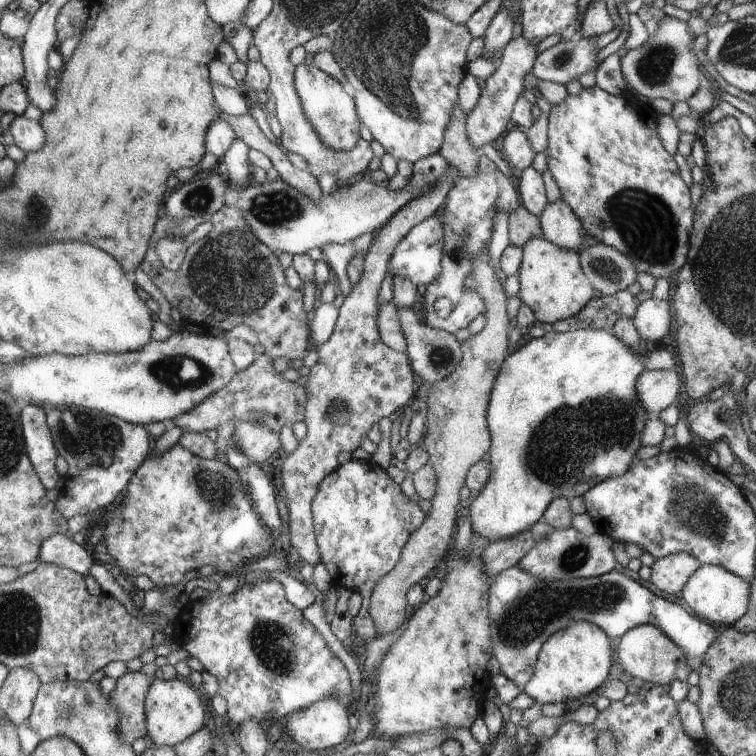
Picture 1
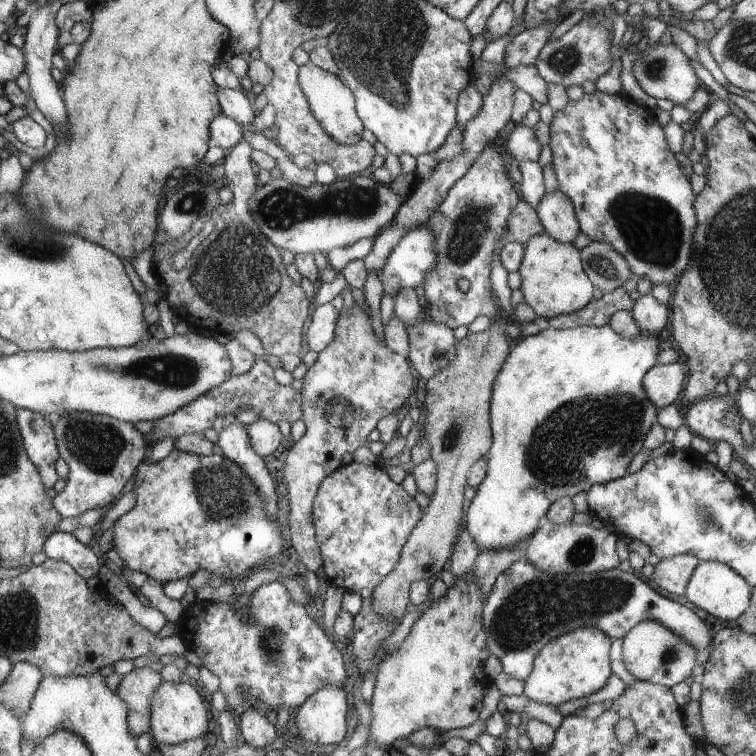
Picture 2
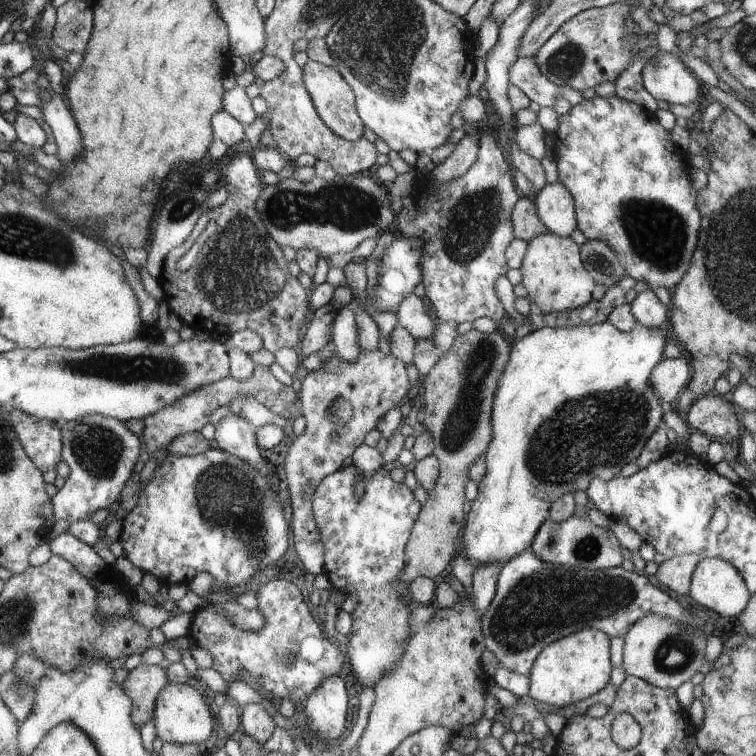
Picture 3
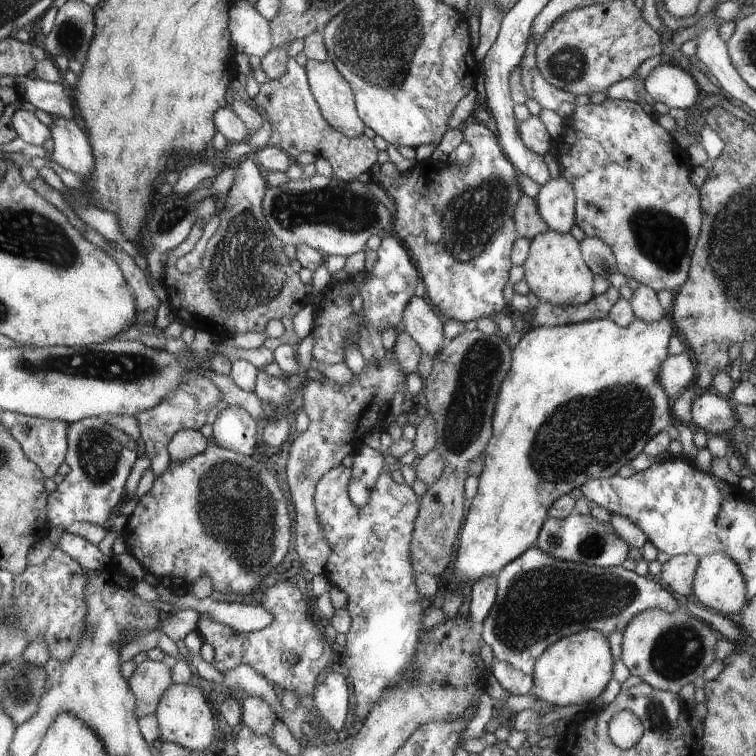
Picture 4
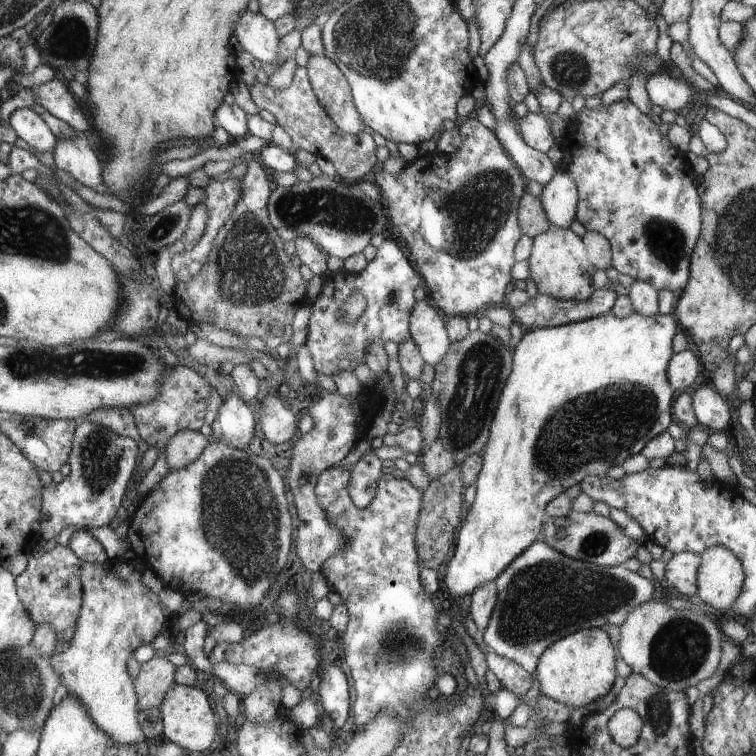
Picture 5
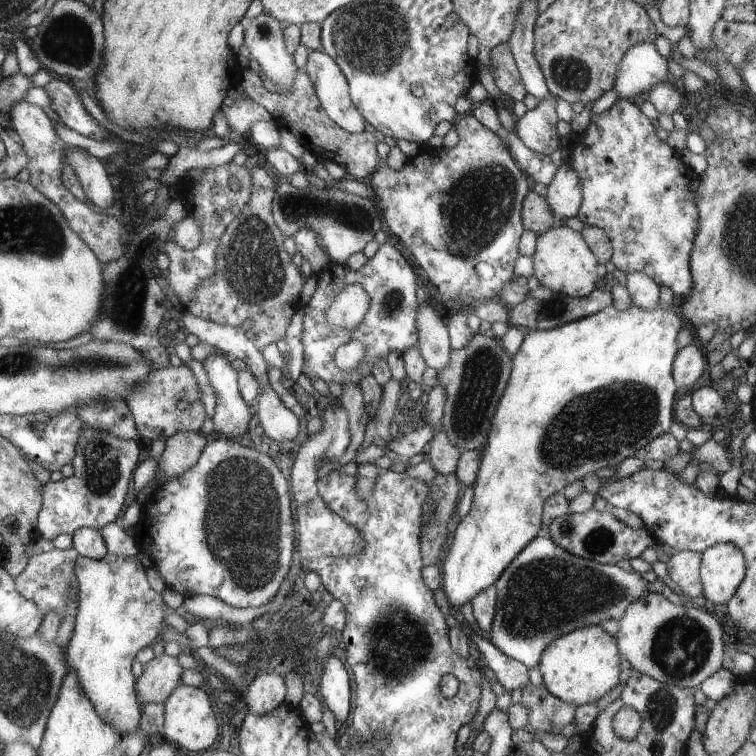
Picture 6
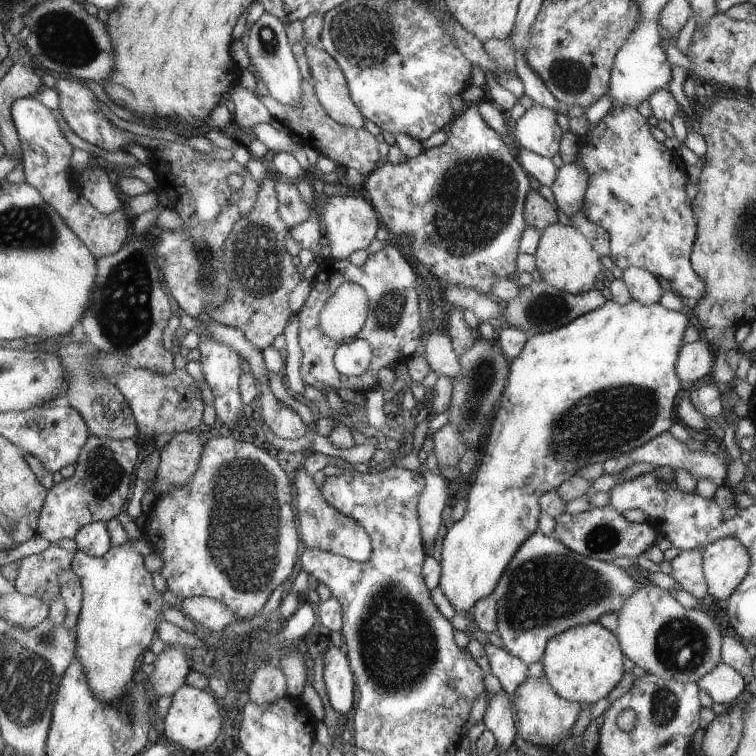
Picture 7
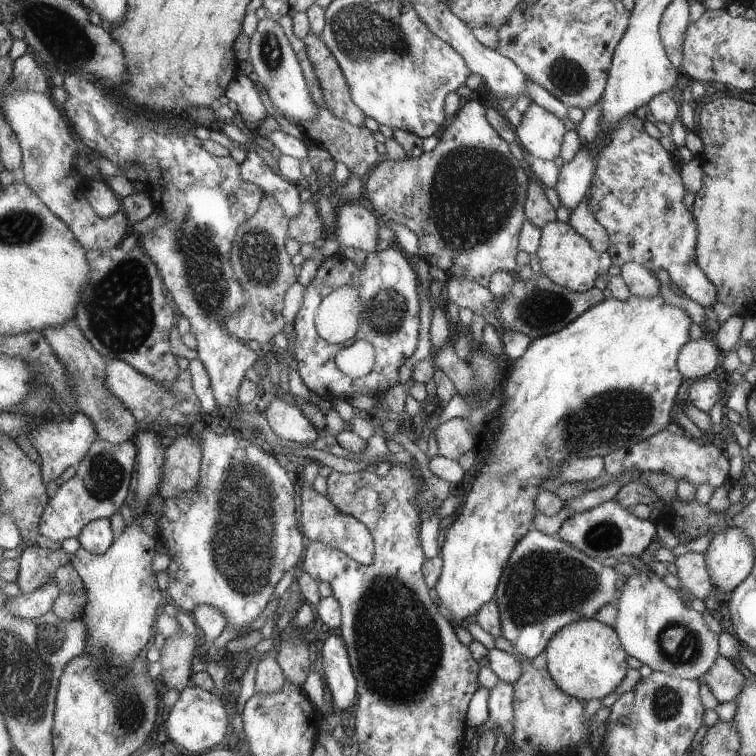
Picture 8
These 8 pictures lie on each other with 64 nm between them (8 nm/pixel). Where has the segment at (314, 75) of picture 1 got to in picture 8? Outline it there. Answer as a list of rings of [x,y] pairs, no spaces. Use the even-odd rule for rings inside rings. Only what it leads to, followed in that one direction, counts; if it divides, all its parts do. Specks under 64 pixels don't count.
[[[308,33],[303,41],[319,80],[321,97],[327,109],[340,120],[363,127],[366,115],[351,97],[350,87],[335,55],[318,35]]]

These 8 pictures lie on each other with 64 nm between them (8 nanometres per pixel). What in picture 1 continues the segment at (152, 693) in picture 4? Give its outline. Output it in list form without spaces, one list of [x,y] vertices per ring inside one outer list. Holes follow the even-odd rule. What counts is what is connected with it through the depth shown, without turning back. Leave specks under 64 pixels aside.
[[[141,671],[126,672],[117,678],[110,700],[122,711],[120,732],[125,743],[133,743],[147,736],[146,698],[155,676],[148,678]]]

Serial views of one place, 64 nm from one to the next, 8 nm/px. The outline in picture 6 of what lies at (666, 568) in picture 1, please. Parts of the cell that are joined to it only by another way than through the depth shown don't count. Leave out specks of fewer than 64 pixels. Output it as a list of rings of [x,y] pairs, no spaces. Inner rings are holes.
[[[678,551],[668,560],[668,574],[672,587],[700,603],[704,596],[702,580],[702,554],[693,551]]]

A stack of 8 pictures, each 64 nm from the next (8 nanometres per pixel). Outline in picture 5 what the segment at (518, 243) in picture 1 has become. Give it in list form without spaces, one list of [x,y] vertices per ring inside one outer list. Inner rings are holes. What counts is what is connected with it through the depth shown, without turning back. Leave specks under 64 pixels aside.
[[[526,193],[520,202],[519,220],[523,235],[530,236],[532,239],[547,233],[552,228],[552,222],[544,211],[543,200],[534,194]]]

